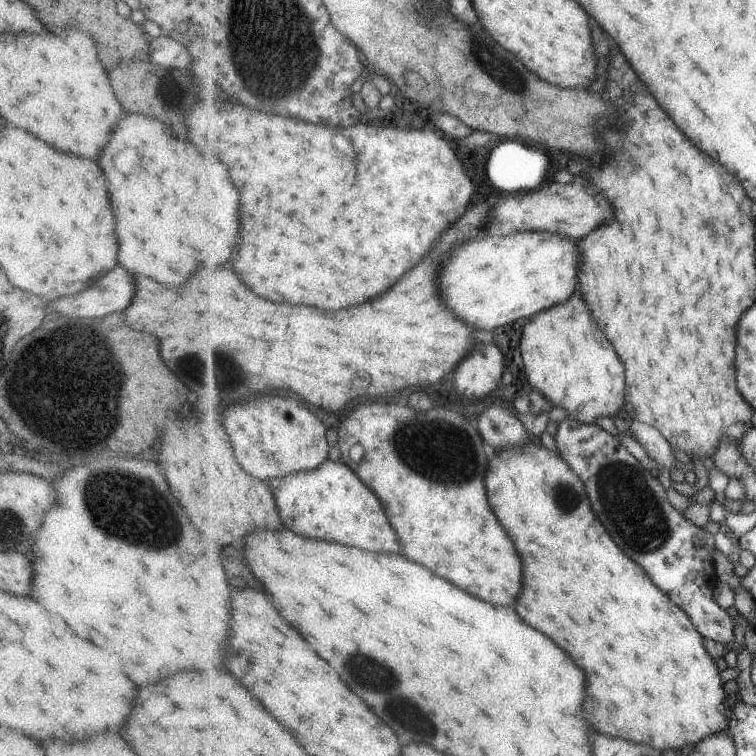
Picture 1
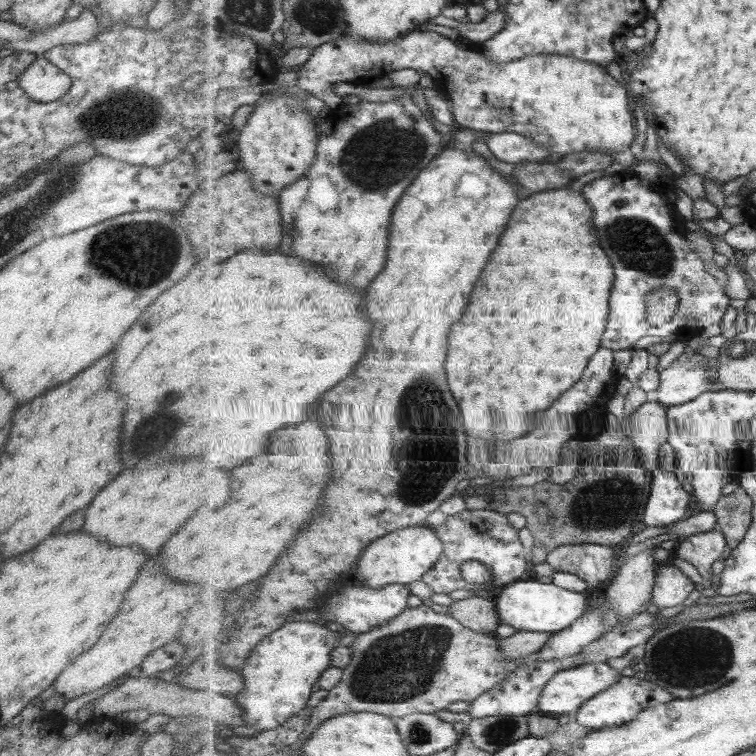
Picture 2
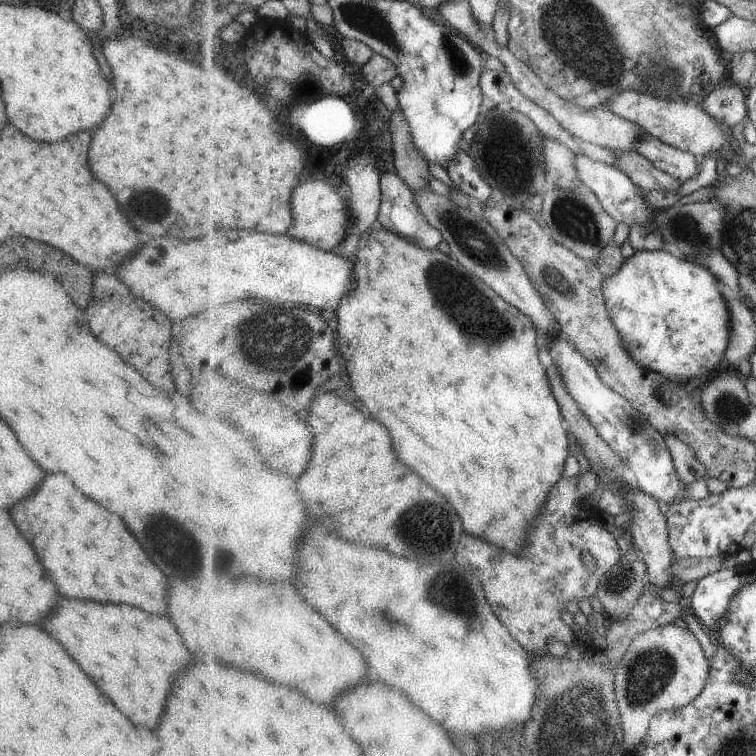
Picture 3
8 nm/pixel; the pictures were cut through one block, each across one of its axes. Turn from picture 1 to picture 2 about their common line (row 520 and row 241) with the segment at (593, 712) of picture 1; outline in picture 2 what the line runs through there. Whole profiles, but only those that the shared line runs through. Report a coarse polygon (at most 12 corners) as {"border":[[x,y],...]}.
{"border":[[581,190],[533,193],[449,336],[469,436],[602,346],[616,270]]}

